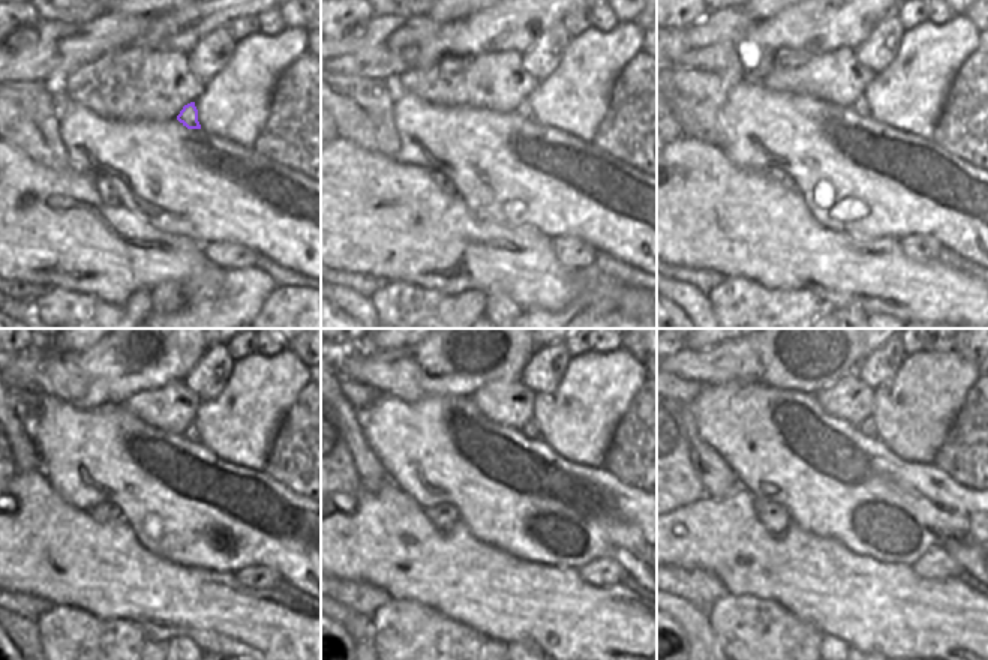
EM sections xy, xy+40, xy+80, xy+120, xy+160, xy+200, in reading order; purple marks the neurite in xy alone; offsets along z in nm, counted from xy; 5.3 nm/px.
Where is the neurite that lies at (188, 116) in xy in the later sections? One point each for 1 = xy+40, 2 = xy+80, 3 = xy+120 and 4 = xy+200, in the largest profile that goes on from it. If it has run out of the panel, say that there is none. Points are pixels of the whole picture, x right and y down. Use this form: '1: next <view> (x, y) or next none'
1: next xy+40 (523, 110)
2: next xy+80 (859, 107)
3: next xy+120 (191, 432)
4: next xy+200 (867, 428)

